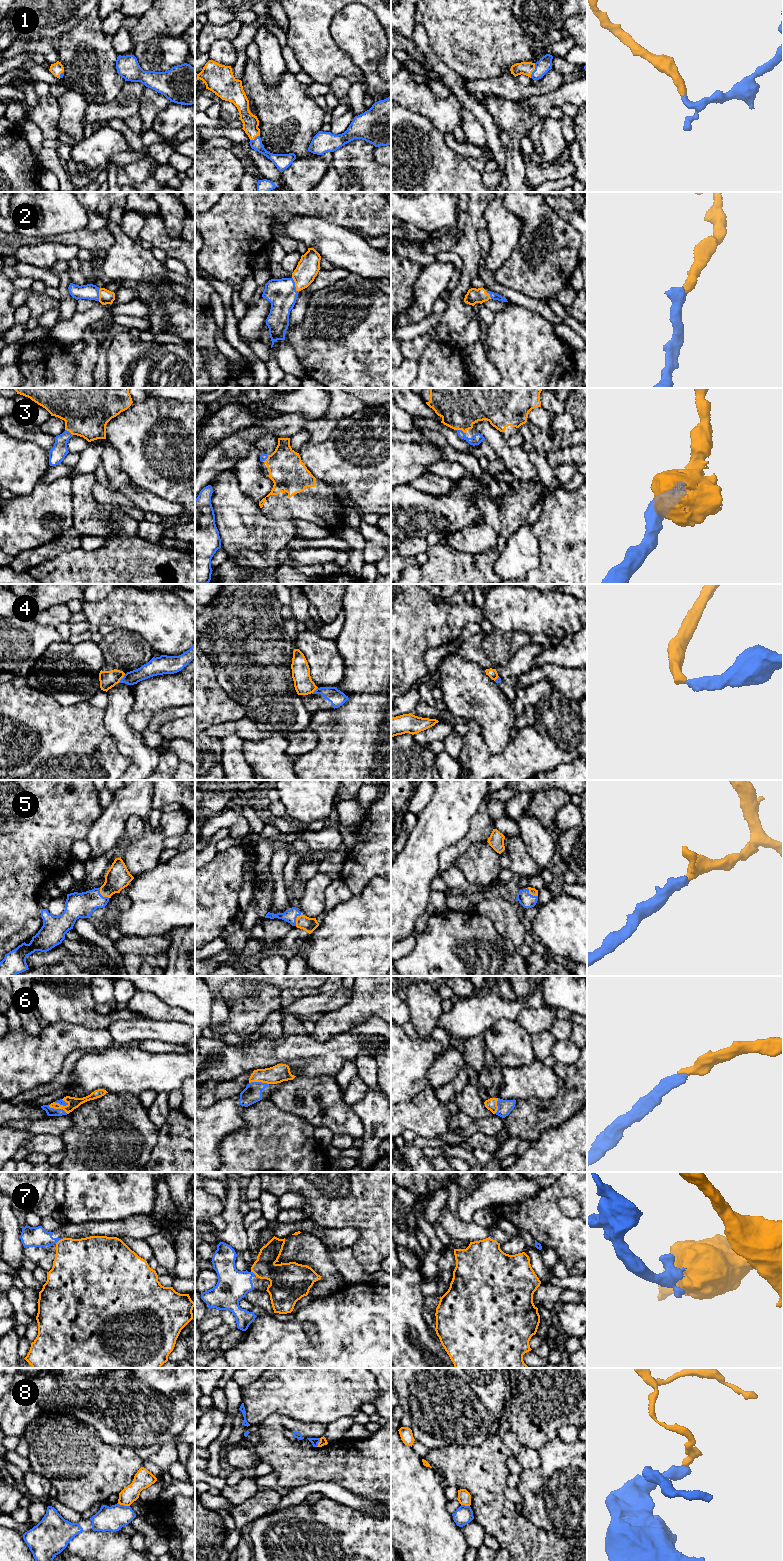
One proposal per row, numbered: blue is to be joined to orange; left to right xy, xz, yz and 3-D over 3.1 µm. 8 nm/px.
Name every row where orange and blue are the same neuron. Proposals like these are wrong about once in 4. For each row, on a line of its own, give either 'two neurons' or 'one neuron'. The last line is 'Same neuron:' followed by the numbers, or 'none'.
1: one neuron
2: one neuron
3: one neuron
4: two neurons
5: one neuron
6: one neuron
7: two neurons
8: two neurons
Same neuron: 1, 2, 3, 5, 6

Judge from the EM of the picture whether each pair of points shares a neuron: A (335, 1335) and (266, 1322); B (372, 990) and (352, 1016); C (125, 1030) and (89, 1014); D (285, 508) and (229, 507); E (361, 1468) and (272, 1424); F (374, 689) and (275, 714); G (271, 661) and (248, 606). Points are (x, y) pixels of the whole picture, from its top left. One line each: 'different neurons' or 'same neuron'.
A: same neuron
B: same neuron
C: different neurons
D: different neurons
E: same neuron
F: different neurons
G: same neuron

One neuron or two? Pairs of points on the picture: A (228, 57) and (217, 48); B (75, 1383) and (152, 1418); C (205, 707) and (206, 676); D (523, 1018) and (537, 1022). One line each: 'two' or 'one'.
A: one
B: one
C: one
D: one

